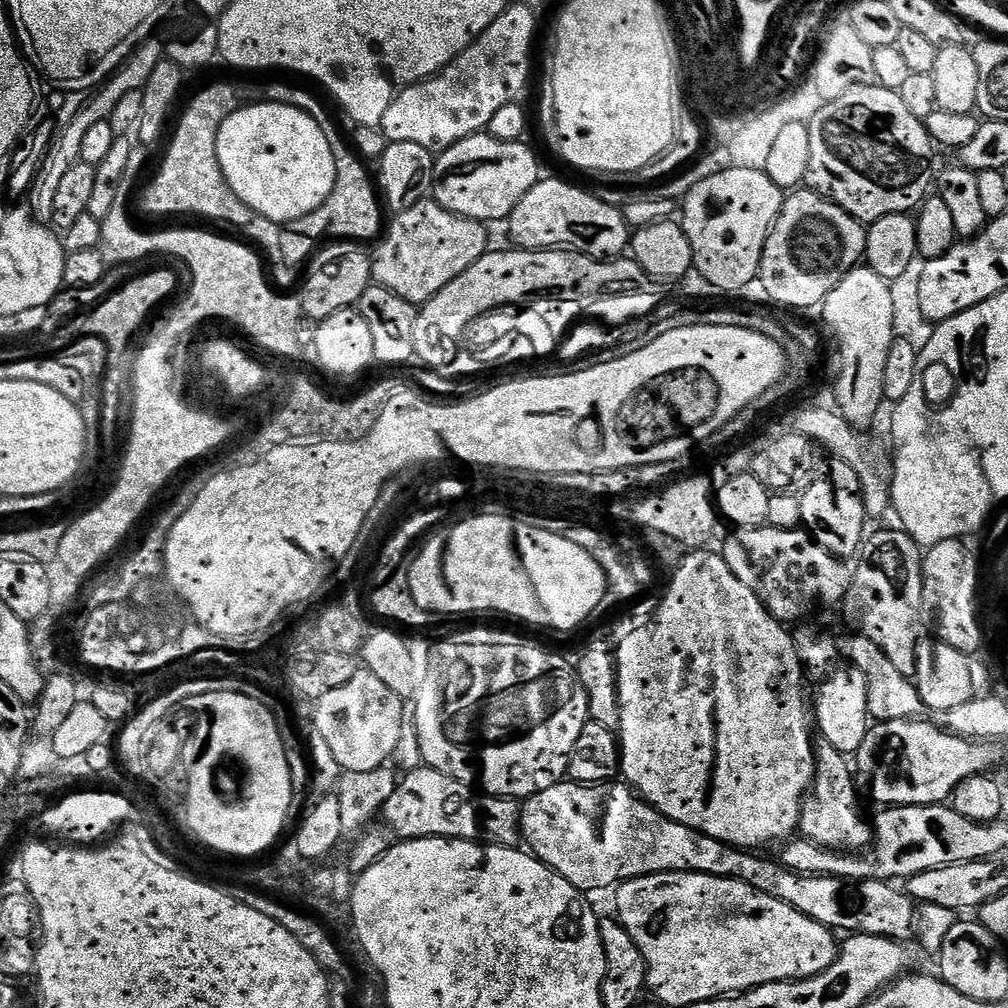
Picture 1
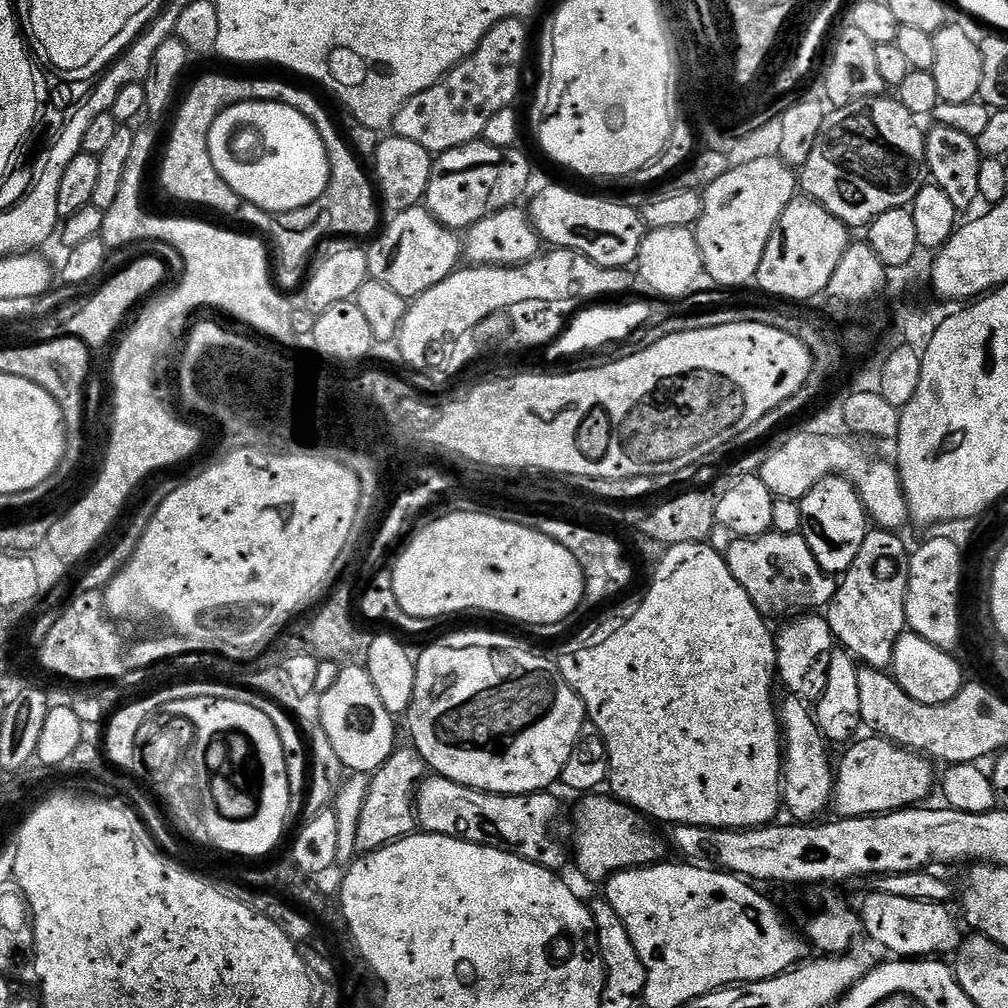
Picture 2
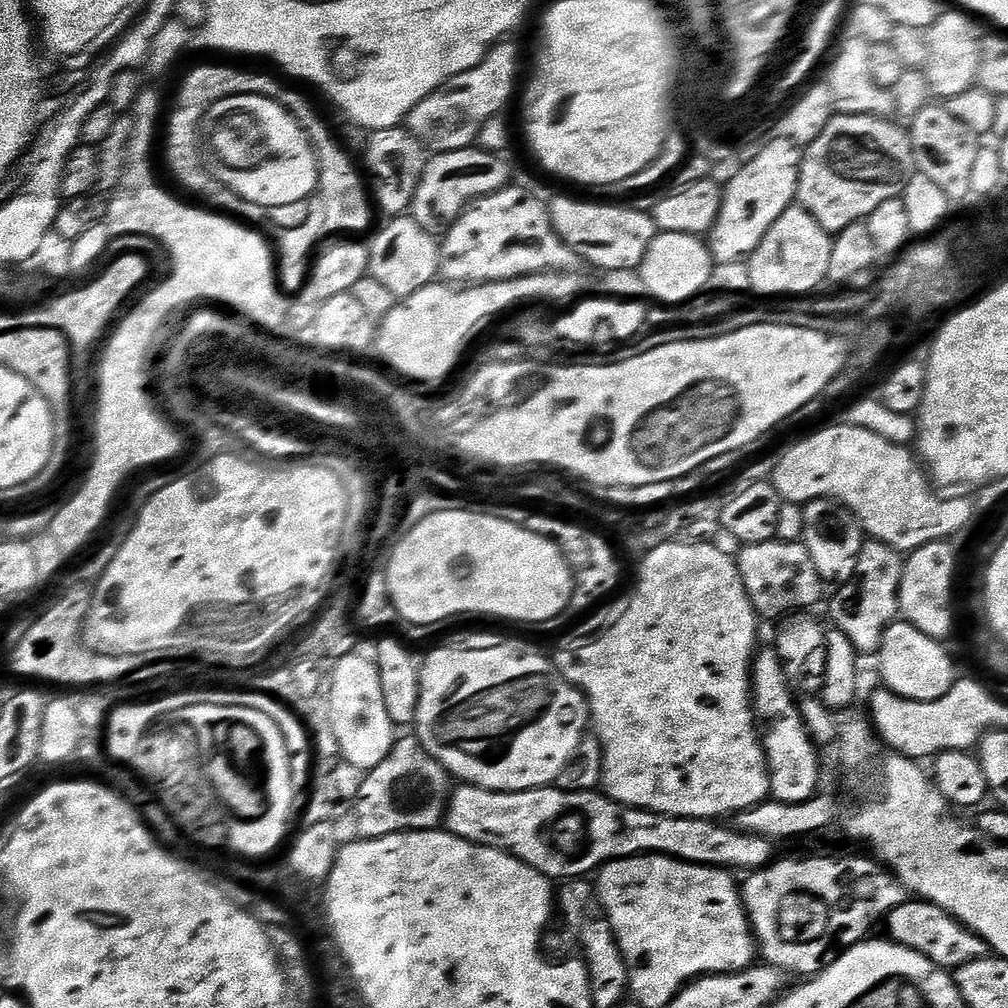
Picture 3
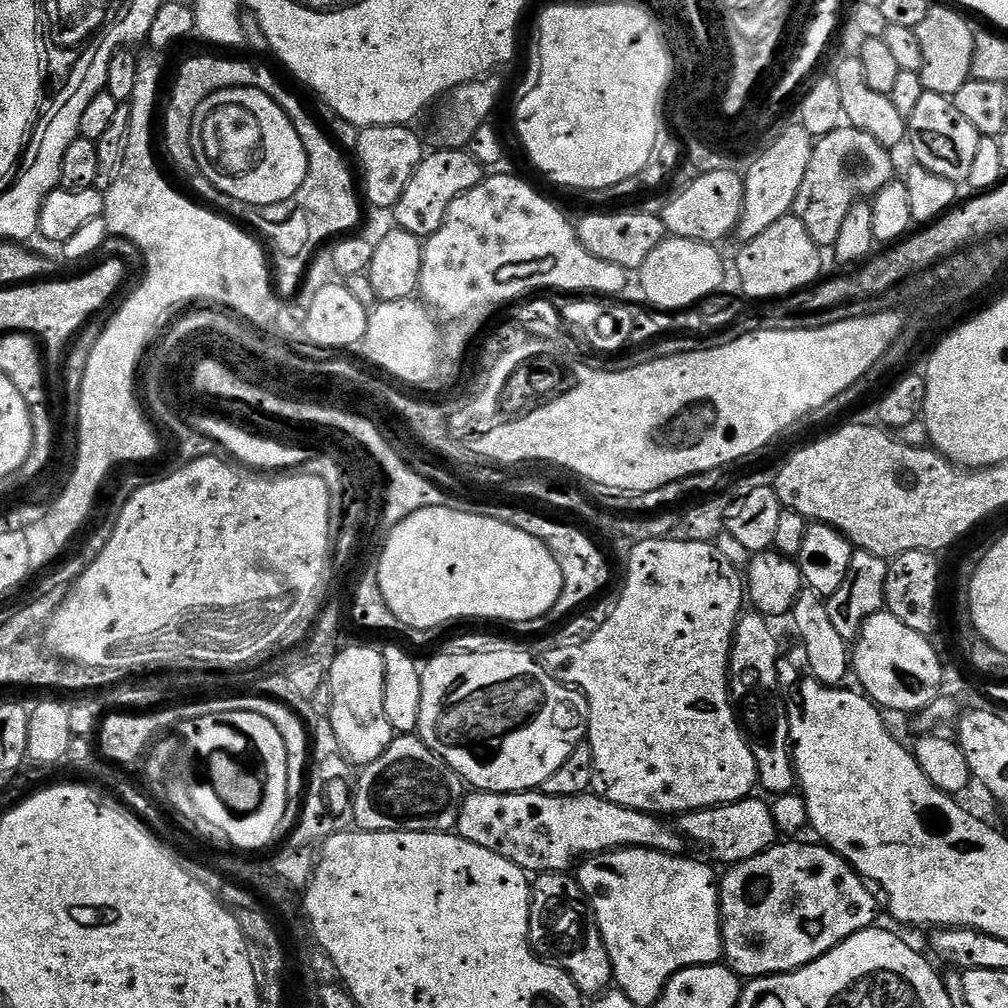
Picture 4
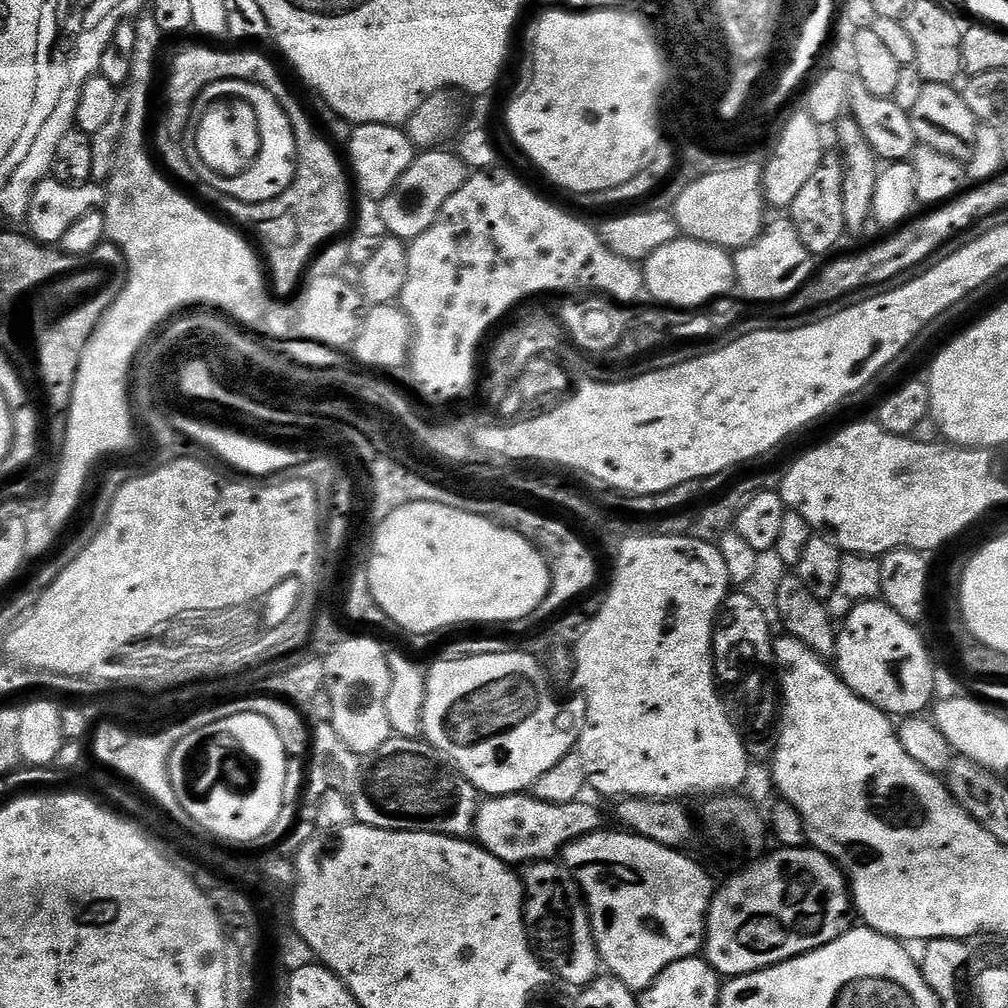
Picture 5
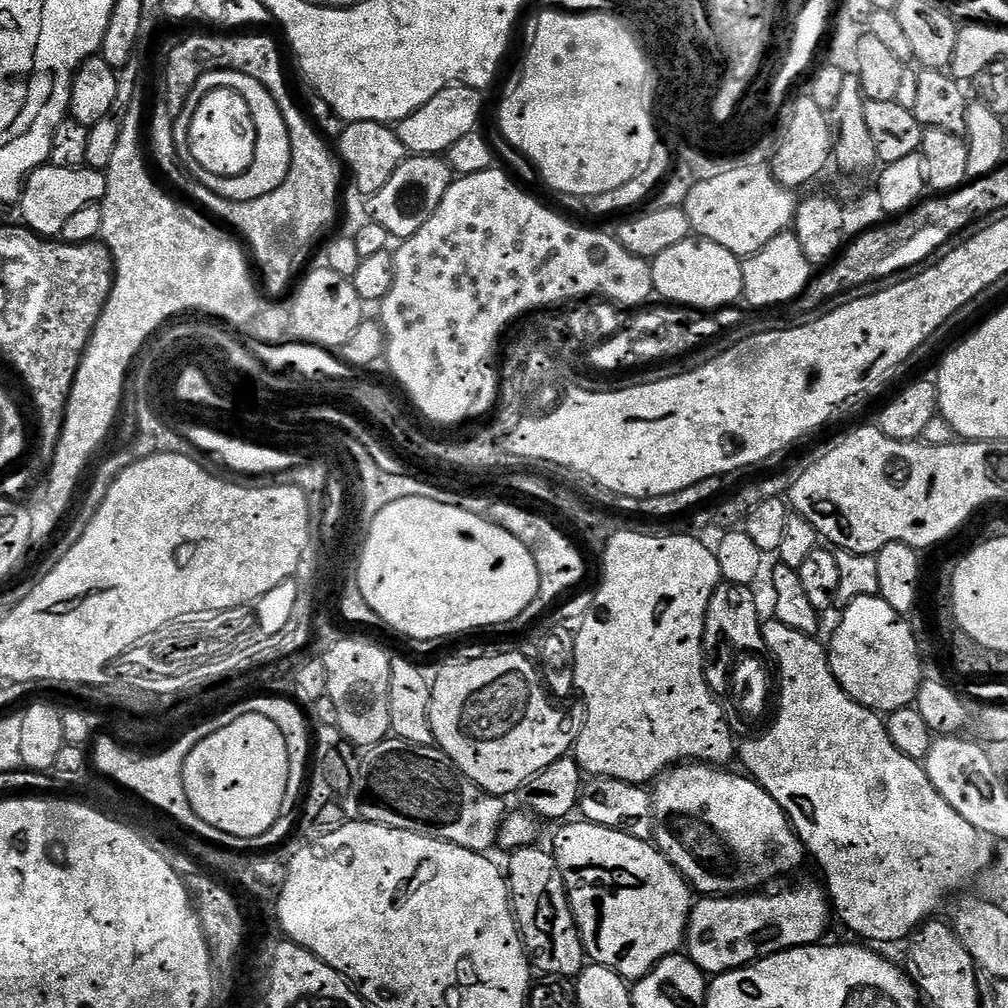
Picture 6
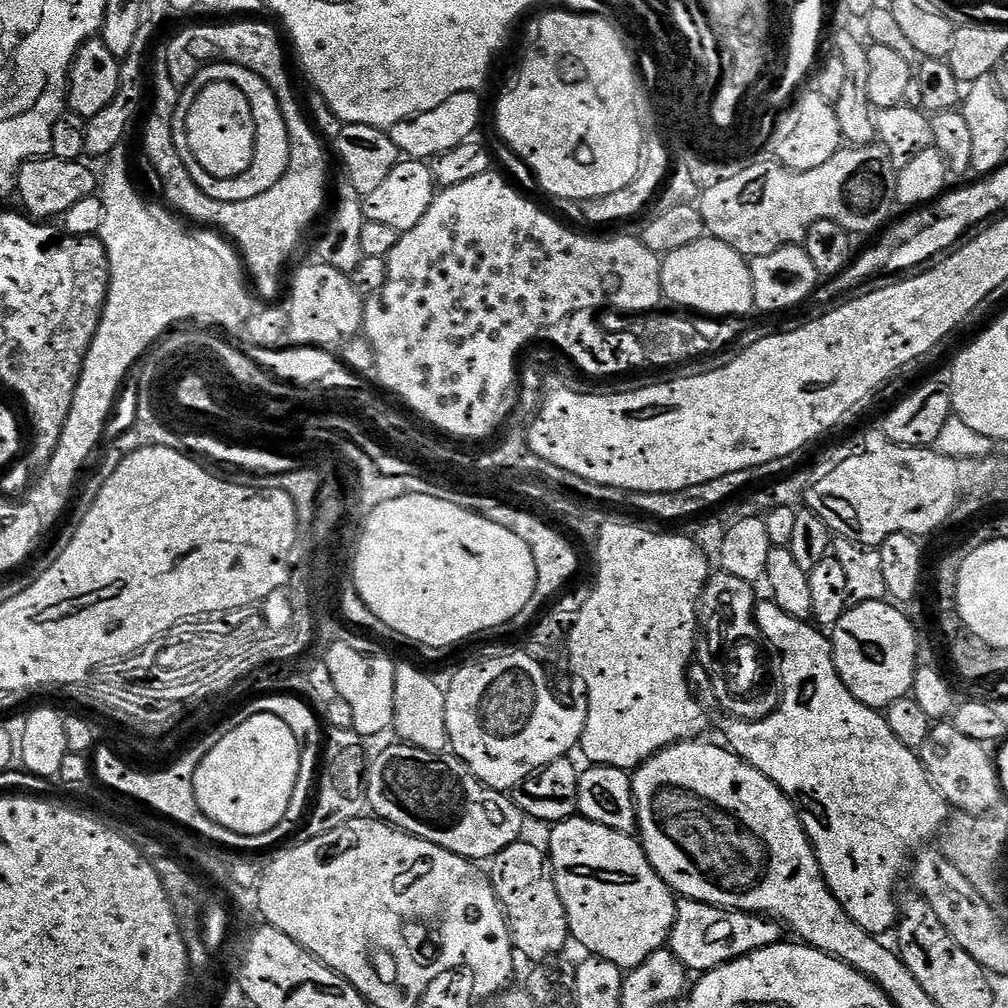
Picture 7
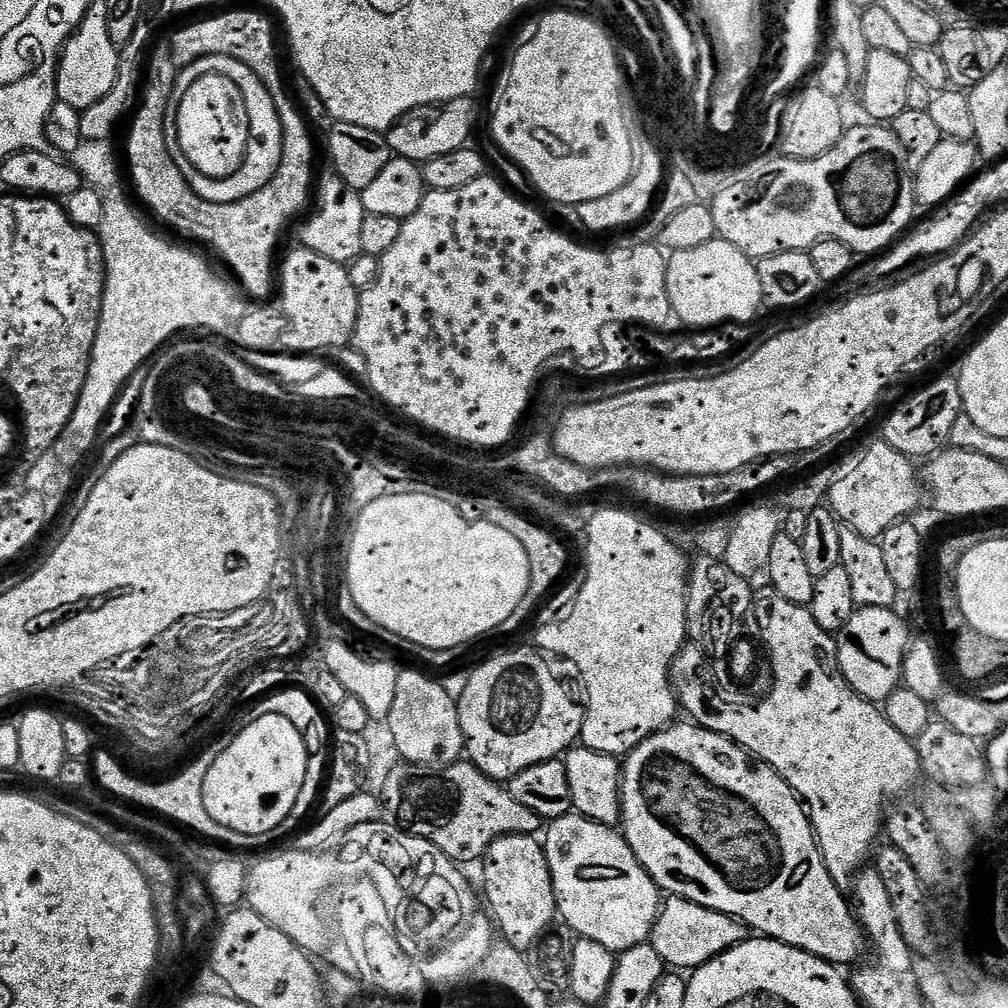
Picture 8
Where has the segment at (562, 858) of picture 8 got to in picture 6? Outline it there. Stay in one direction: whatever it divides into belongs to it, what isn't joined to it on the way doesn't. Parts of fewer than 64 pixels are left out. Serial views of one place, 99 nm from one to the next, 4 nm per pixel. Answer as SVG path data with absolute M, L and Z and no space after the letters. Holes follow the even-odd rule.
M587 822L572 823L557 827L560 829L551 847L554 849L560 877L564 880L564 889L568 891L568 907L576 919L576 929L580 932L587 959L593 964L614 970L629 982L641 980L659 960L675 956L685 947L688 920L692 917L694 889L662 855L655 843L610 830L606 826Z

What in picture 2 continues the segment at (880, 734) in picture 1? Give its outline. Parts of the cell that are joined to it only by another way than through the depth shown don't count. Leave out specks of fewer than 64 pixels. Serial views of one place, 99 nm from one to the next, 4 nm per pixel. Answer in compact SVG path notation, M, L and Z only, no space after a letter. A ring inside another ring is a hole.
M868 734L865 740L849 743L844 757L838 760L835 769L836 790L832 793L831 807L835 815L879 816L881 812L898 812L925 803L932 792L933 761L919 752L895 744L885 736Z

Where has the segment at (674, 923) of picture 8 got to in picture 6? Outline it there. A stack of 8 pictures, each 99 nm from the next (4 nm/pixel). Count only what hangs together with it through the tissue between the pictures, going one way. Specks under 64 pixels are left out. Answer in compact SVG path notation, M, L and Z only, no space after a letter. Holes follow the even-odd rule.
M797 875L789 888L781 892L763 894L741 894L738 896L713 896L700 898L693 903L692 917L688 920L686 933L686 955L694 961L705 974L733 972L736 968L745 968L767 956L787 952L790 948L807 948L821 943L828 932L828 912L830 916L830 897L828 889L819 879L812 876Z

